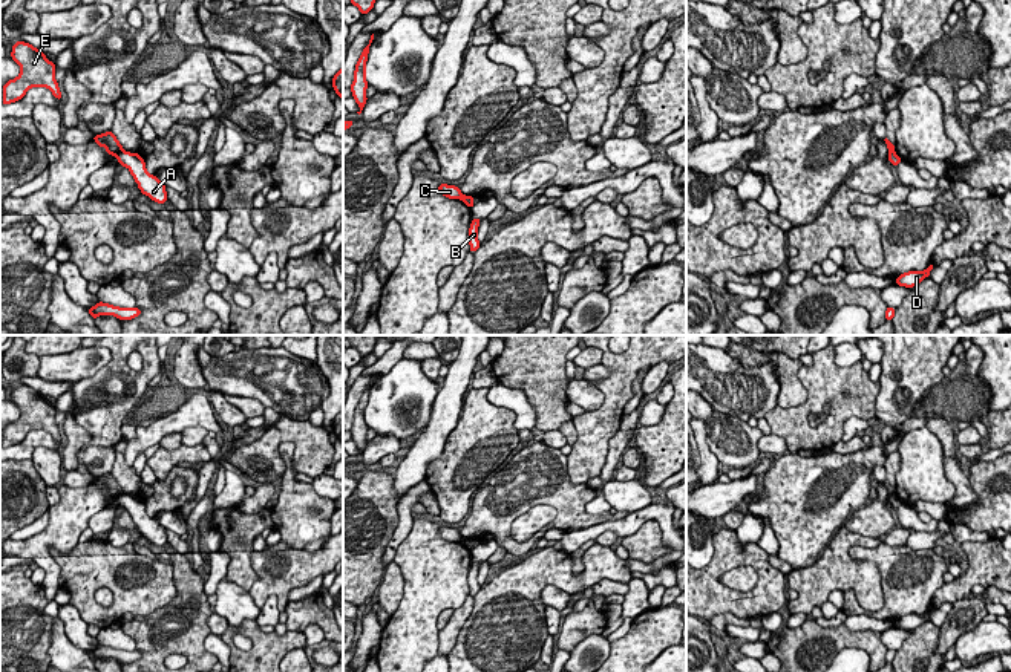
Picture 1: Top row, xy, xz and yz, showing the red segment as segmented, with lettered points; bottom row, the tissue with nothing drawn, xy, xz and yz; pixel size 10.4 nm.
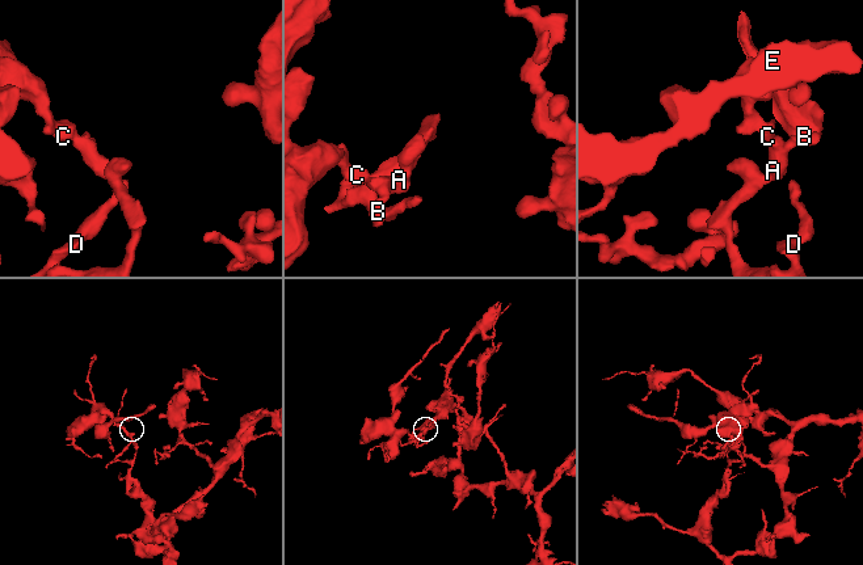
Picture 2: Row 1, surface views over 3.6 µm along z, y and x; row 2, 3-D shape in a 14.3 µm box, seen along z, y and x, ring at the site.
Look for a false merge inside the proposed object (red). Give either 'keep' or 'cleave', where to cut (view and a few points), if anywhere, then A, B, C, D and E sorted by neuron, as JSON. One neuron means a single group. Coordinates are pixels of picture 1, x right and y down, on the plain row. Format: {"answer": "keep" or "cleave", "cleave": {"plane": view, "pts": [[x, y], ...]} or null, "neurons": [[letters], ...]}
{"answer": "cleave", "cleave": {"plane": "xy", "pts": [[121, 492], [115, 498]]}, "neurons": [["A", "B", "D"], ["C", "E"]]}

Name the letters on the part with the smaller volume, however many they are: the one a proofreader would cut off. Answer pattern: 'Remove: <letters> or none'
Remove: C, E

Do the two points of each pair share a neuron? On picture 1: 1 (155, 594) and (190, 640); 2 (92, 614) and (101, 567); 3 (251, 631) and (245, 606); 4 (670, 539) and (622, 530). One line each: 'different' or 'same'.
1: different
2: same
3: different
4: same

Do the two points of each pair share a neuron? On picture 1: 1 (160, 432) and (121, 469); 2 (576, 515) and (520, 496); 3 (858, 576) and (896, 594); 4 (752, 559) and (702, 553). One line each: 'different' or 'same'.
1: different
2: same
3: different
4: different

